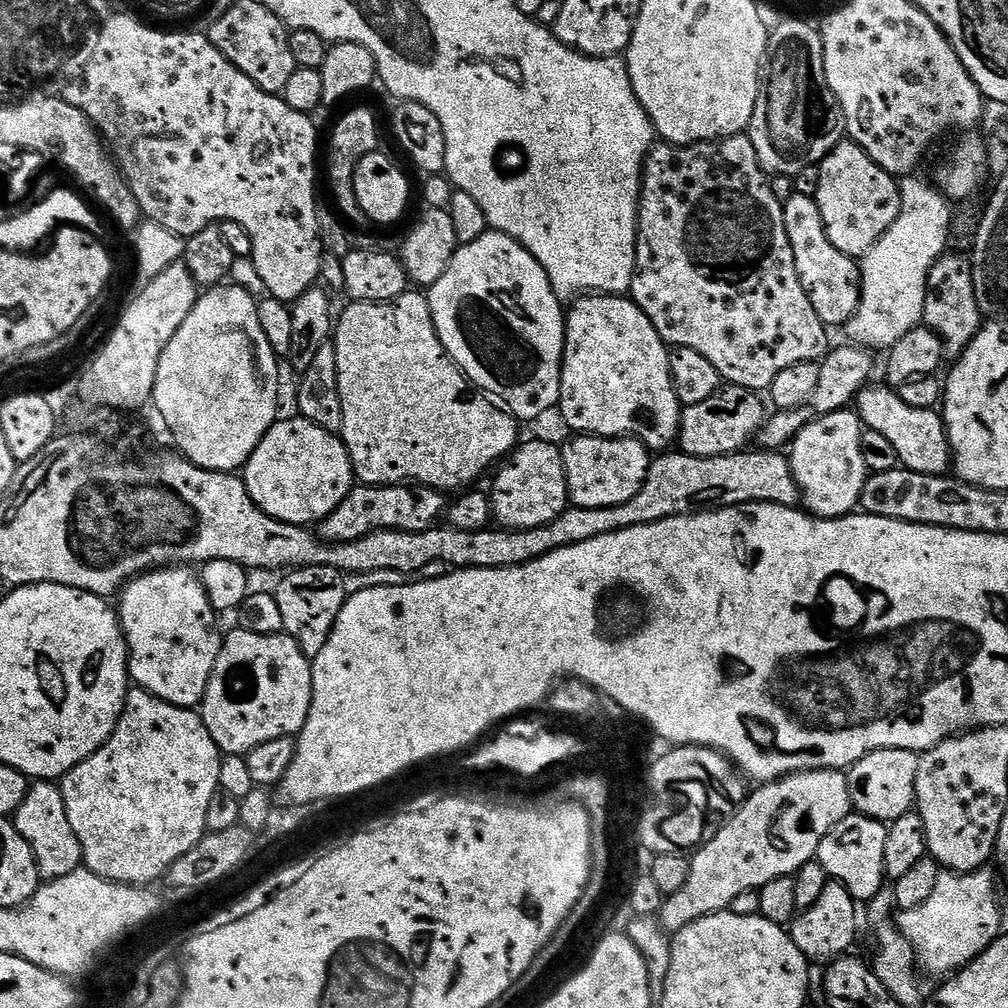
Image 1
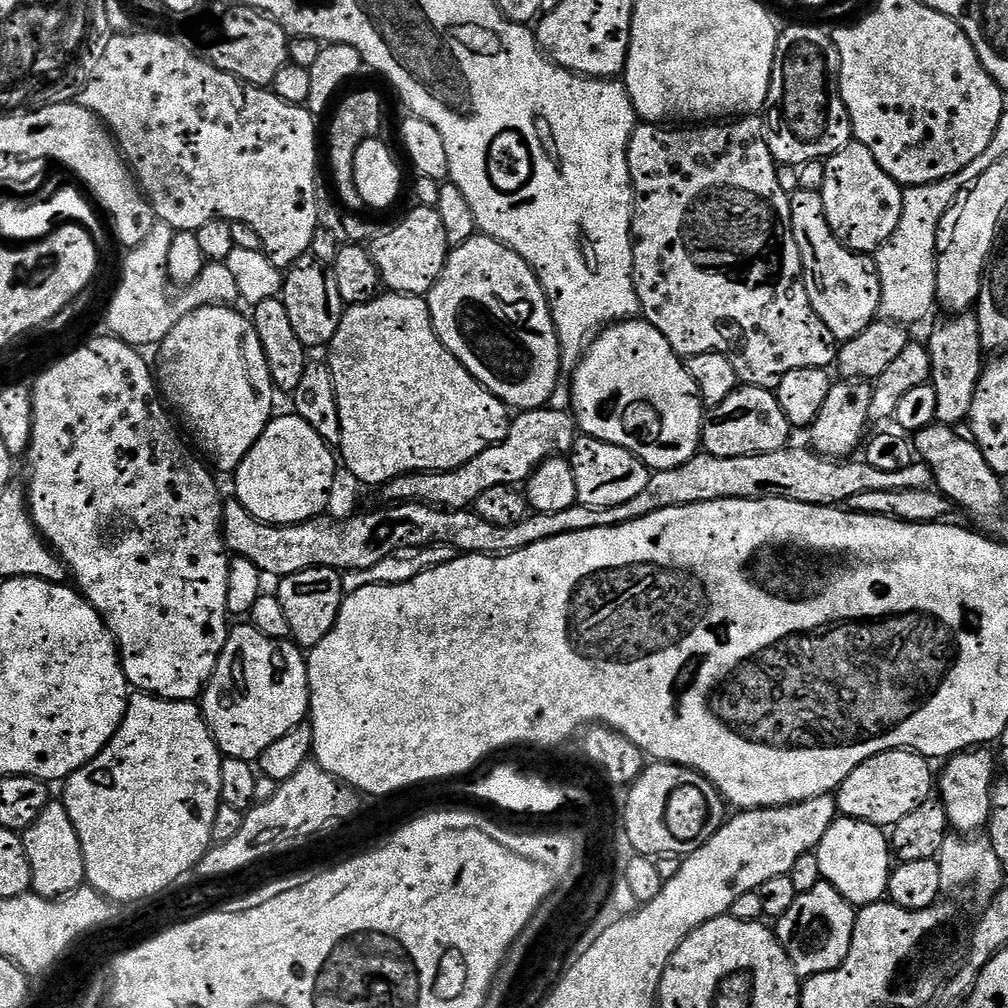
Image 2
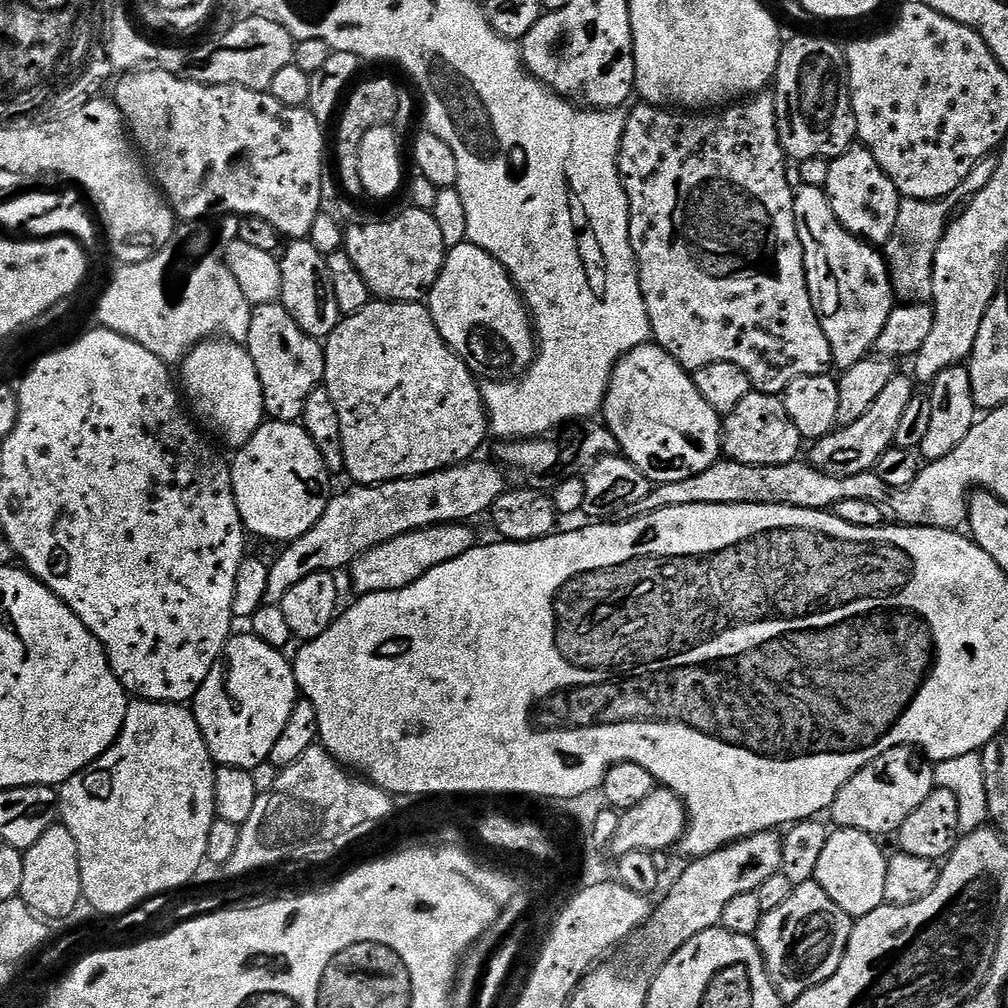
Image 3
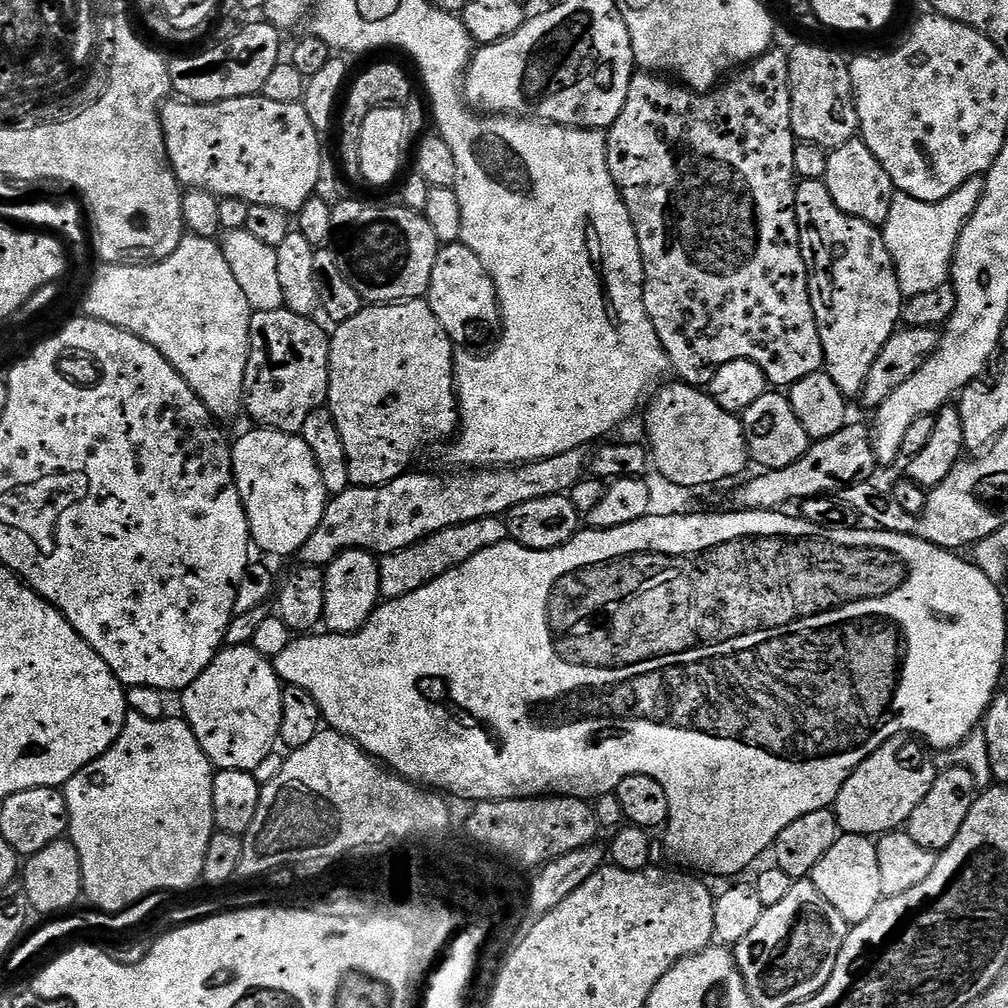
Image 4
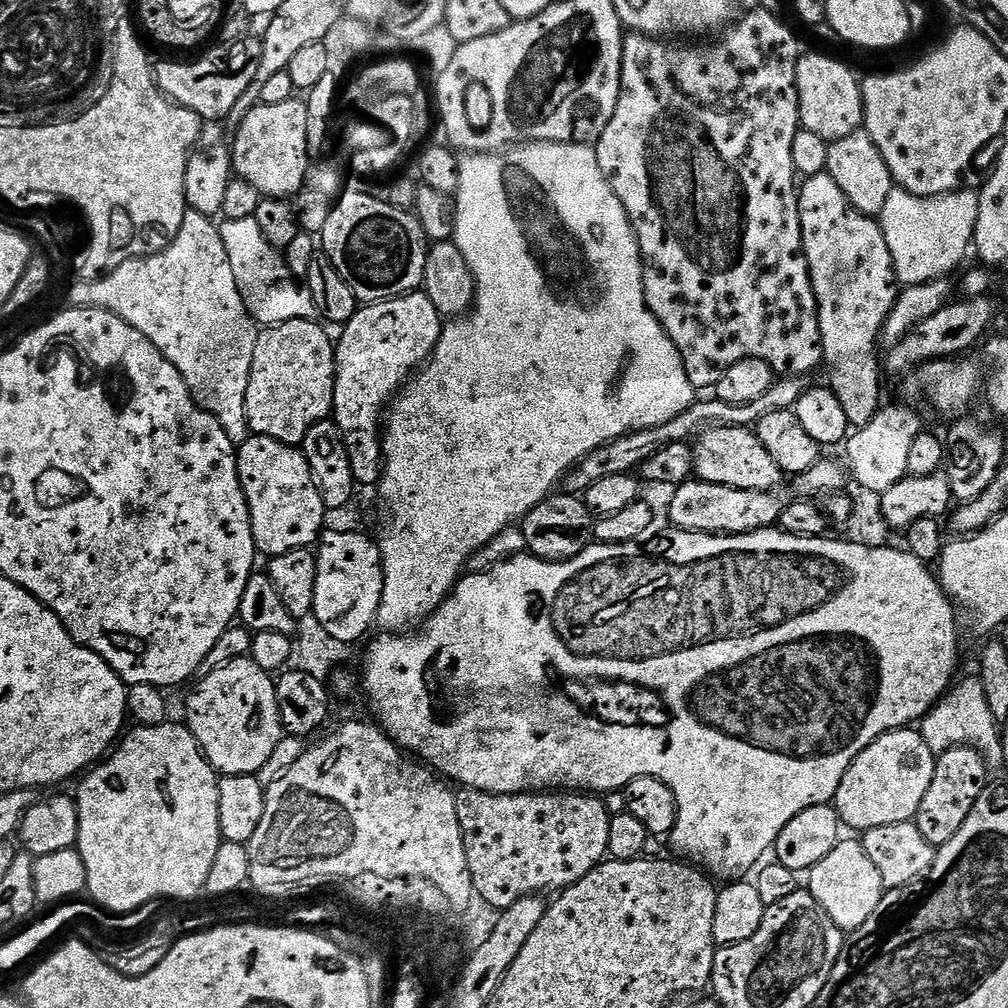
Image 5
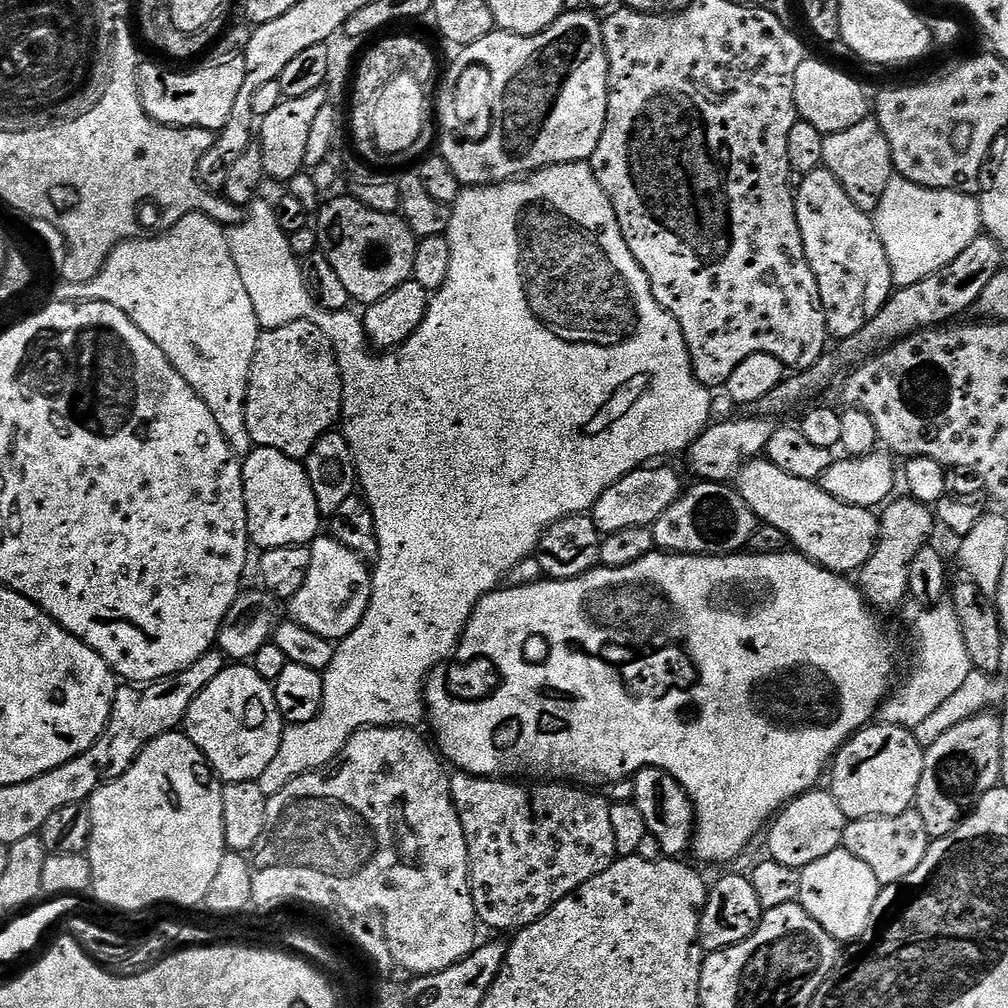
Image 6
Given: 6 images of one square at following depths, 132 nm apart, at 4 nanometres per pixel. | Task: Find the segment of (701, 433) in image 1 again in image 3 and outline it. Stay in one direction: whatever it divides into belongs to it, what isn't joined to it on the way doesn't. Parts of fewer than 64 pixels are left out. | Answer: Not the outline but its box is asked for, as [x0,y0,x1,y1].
[722,391,802,466]

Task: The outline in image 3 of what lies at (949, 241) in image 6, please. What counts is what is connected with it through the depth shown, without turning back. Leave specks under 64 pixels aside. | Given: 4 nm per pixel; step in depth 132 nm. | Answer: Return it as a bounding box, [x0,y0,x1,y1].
[886,158,996,304]

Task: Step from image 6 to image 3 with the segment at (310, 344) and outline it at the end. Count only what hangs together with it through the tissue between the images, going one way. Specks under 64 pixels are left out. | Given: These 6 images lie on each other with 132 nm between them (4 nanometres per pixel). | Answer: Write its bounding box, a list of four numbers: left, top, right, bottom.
[246,302,324,423]

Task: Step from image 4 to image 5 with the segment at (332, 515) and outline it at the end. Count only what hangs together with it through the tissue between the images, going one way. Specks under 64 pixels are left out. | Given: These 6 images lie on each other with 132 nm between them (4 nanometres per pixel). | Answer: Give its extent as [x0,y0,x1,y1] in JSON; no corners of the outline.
[562,376,810,494]

